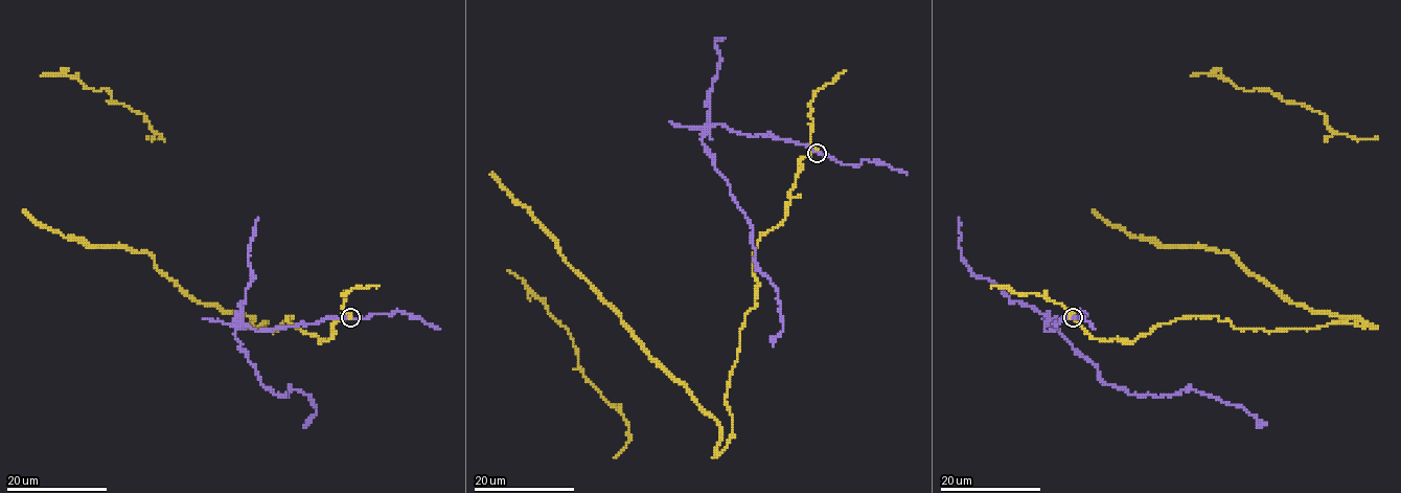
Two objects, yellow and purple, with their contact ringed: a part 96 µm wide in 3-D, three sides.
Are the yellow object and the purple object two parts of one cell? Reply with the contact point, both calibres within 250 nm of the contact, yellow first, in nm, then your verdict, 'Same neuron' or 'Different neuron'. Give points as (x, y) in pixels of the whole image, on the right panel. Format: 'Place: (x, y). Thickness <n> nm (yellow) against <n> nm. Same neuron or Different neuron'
Place: (1073, 317). Thickness 460 nm (yellow) against 160 nm. Different neuron

